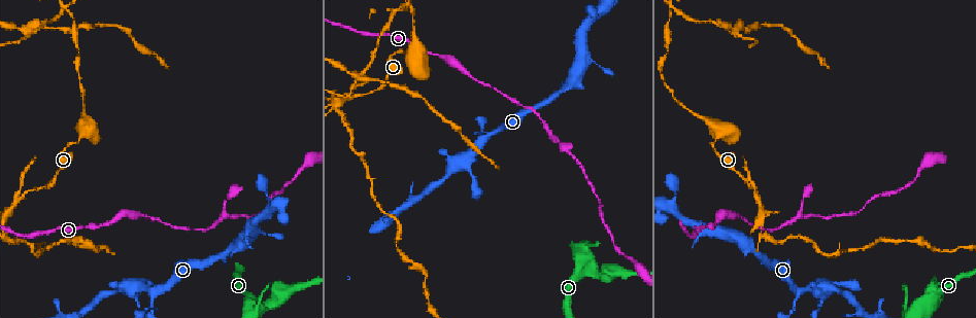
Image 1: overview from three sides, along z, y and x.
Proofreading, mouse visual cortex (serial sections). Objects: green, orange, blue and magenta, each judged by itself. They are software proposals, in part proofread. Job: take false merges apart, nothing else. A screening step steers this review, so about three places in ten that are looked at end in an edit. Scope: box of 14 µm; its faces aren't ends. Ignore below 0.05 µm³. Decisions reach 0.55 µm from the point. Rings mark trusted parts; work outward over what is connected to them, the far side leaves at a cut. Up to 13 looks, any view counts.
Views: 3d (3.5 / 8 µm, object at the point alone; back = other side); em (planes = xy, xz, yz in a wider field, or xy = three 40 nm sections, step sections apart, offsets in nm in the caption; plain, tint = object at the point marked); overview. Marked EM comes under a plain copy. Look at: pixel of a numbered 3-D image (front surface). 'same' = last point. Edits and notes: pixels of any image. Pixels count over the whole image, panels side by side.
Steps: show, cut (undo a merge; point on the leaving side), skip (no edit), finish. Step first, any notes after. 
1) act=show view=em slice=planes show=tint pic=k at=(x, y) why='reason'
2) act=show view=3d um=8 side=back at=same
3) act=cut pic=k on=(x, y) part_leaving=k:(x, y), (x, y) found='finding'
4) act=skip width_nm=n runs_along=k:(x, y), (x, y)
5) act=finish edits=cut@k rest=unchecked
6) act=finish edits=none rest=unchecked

act=show view=3d um=8 pic=1 at=(820, 286)

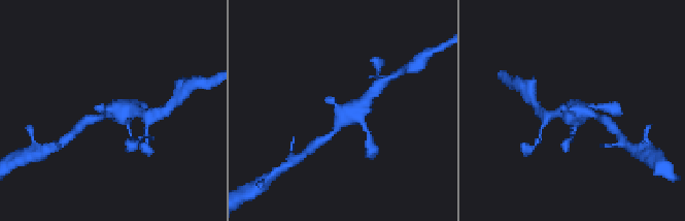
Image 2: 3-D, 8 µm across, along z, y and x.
act=show view=em slice=xy step=1 show=tint pic=2 at=(349, 109) why='now the EM'

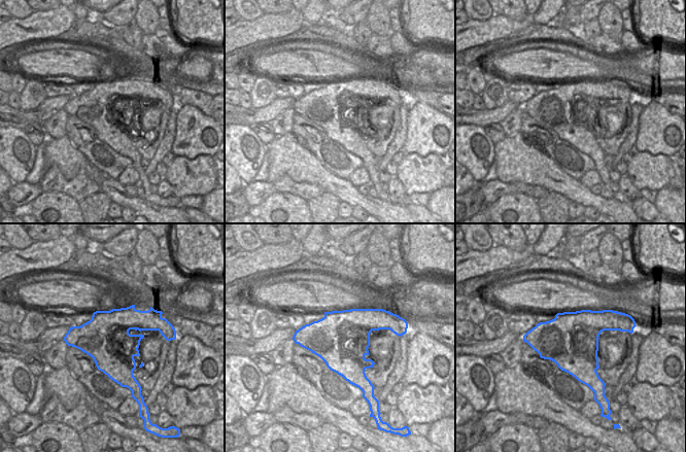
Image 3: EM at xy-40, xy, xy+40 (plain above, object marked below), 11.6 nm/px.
act=skip width_nm=650 runs_along=2:(370, 95), (332, 134) found='continuous, no second cell'

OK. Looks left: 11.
act=show view=3d um=3.5 pic=1 at=(224, 216)

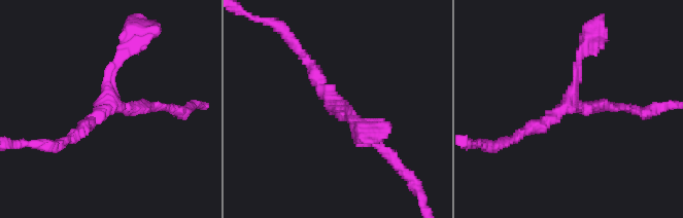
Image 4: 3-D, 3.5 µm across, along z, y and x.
act=skip runs_along=4:(305, 59), (317, 85), (387, 156) found='one cell here'

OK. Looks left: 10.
act=show view=3d um=3.5 pic=1 at=(417, 42) why='sudden change in width'

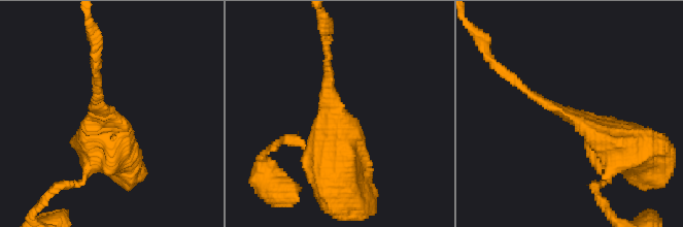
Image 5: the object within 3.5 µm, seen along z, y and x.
act=show view=em slice=planes show=tint pic=5 at=(334, 112) arm_widths_nm=150,450 why='shape alone is not enough'

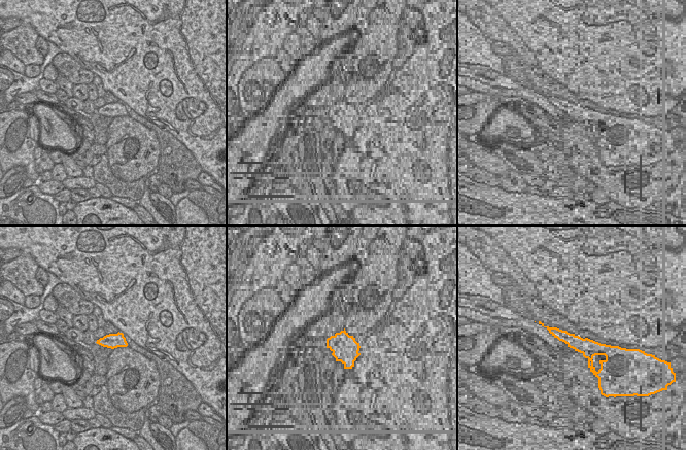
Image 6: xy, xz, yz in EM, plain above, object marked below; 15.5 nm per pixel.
act=skip runs_along=5:(616, 151), (511, 77) found='one cell here'

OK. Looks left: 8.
act=show view=3d um=8 pic=1 at=(670, 9) why='a narrow waist'

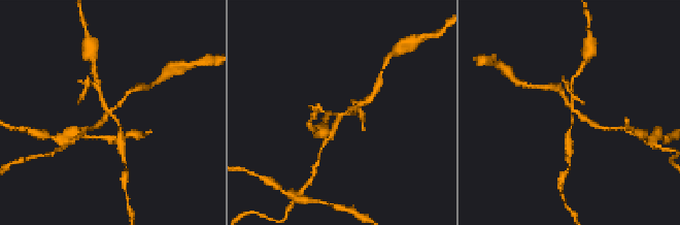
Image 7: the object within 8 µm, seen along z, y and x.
act=show view=em slice=xy step=3 show=tint pic=7 at=(111, 111) why='now the EM'

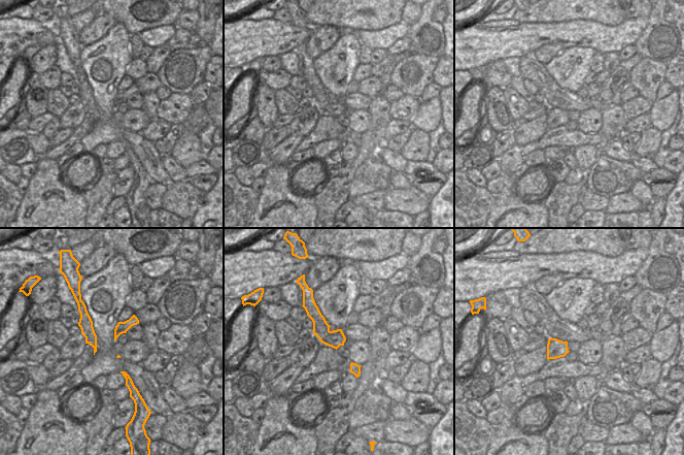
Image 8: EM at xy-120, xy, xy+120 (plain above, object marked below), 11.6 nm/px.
act=cut pic=7 on=(99, 124) part_leaving=7:(111, 111), (92, 129) found='a second cell is stuck on'

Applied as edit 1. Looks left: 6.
act=show view=3d um=3.5 pic=1 at=(337, 104)

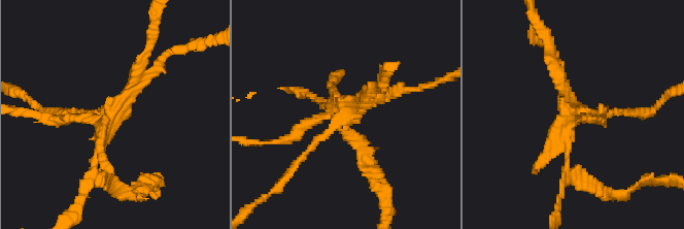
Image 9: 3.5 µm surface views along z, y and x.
act=show view=em slice=planes show=tint pic=9 at=(117, 114) why='shape alone is not enough'

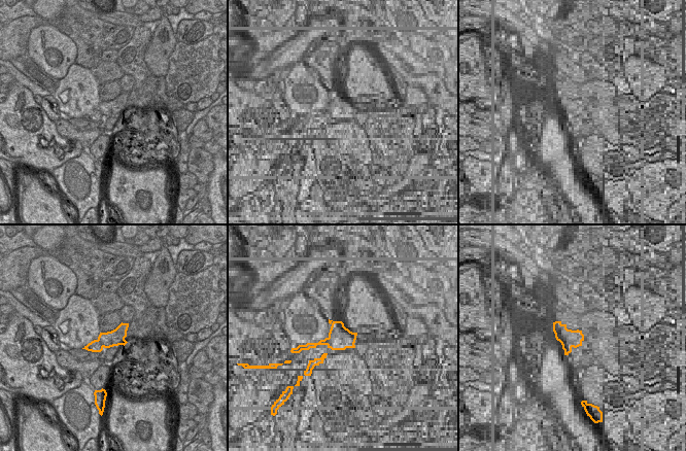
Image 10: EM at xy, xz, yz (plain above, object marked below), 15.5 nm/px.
act=cut pic=9 on=(150, 35) border=10:(98, 339), (103, 346) found='two cells meet here'

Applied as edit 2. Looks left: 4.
act=finish edits=cut@7,cut@9 rest=unchecked

